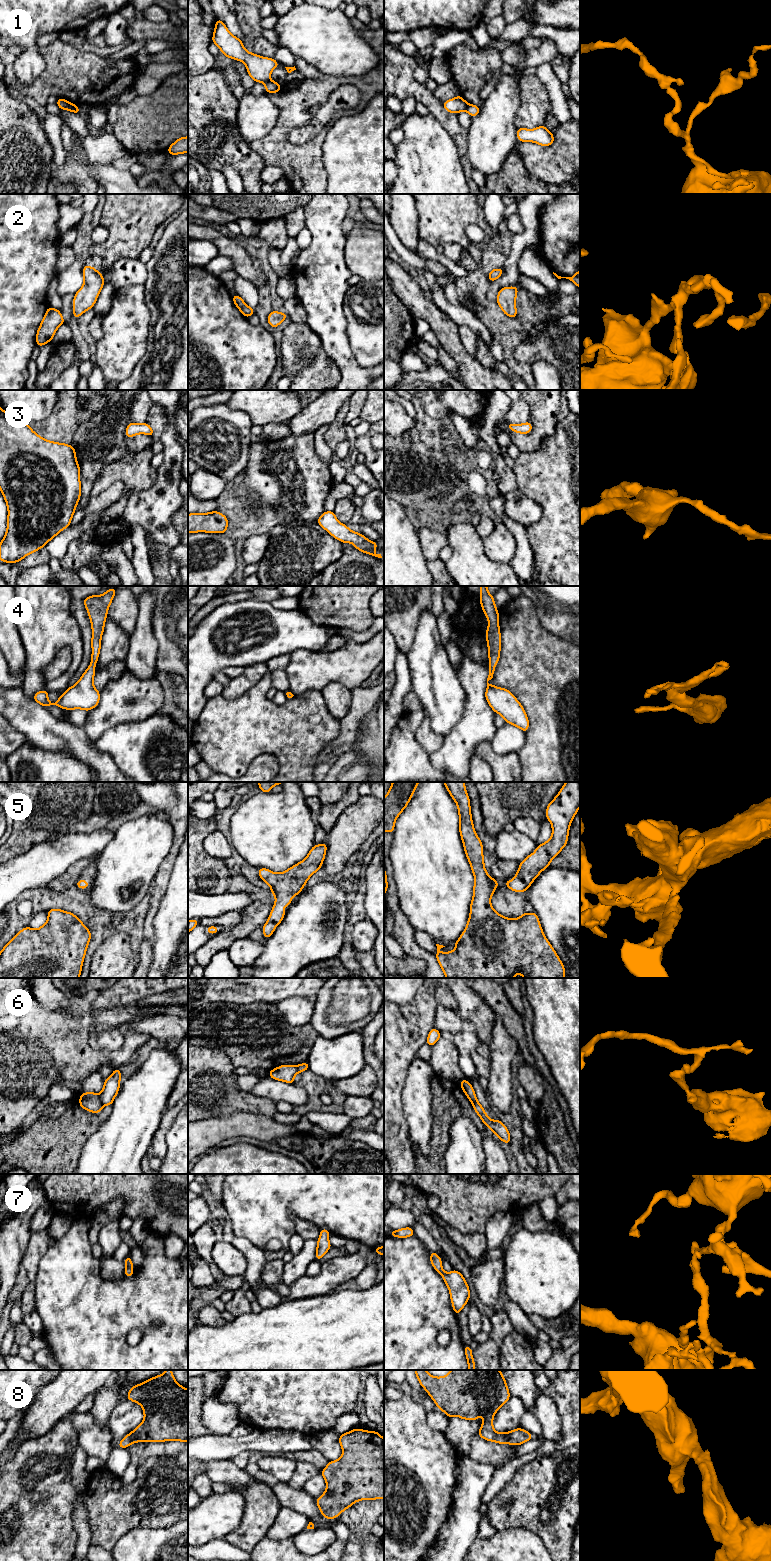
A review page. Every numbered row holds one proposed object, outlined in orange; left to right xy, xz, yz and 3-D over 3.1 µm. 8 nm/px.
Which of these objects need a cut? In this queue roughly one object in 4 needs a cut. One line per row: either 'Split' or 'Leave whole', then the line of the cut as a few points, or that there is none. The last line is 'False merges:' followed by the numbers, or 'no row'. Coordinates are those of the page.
1: Split. Split along xy (73, 104), (68, 110)
2: Leave whole. No split
3: Leave whole. No split
4: Leave whole. No split
5: Leave whole. No split
6: Split. Split along xy (97, 1095), (103, 1105)
7: Leave whole. No split
8: Leave whole. No split
False merges: 1, 6

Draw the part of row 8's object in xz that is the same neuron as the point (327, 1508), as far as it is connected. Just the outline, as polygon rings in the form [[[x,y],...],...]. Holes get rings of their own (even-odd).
[[[355,1428],[339,1436],[343,1450],[340,1459],[330,1461],[320,1473],[327,1483],[326,1491],[315,1501],[323,1517],[337,1518],[355,1502],[384,1499],[384,1439],[376,1431]]]

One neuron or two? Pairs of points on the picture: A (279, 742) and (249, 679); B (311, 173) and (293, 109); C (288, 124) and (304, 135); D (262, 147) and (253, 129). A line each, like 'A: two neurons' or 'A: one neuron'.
A: two neurons
B: one neuron
C: two neurons
D: two neurons

